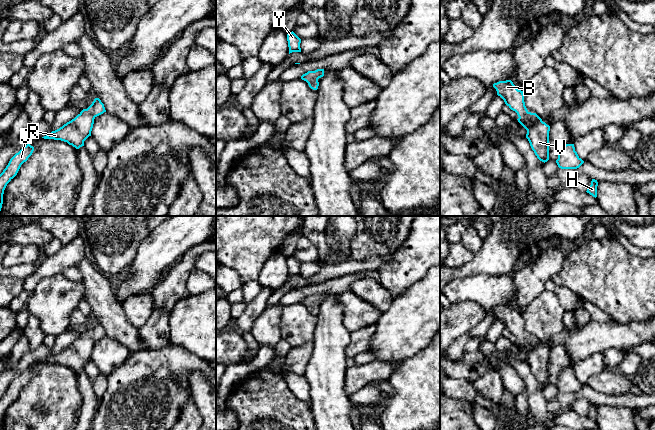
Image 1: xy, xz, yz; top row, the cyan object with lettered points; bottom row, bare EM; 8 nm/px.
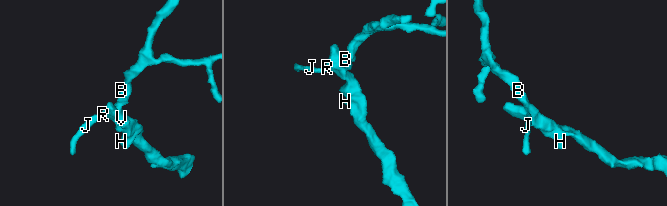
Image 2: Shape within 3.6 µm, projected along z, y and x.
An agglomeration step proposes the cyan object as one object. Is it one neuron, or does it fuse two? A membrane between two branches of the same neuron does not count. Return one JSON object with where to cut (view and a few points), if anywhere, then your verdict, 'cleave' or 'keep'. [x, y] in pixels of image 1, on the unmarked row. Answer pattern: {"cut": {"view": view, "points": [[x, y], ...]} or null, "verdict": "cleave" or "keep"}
{"cut": null, "verdict": "keep"}

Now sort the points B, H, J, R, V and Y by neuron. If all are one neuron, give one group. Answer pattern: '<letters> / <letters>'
B H J R V Y

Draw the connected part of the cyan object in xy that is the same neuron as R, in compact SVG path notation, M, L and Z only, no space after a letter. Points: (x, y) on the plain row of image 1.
M95 322L92 328L87 333L83 333L74 343L42 362L61 364L79 373L91 360L94 343L104 336L106 336L104 328L99 322Z

